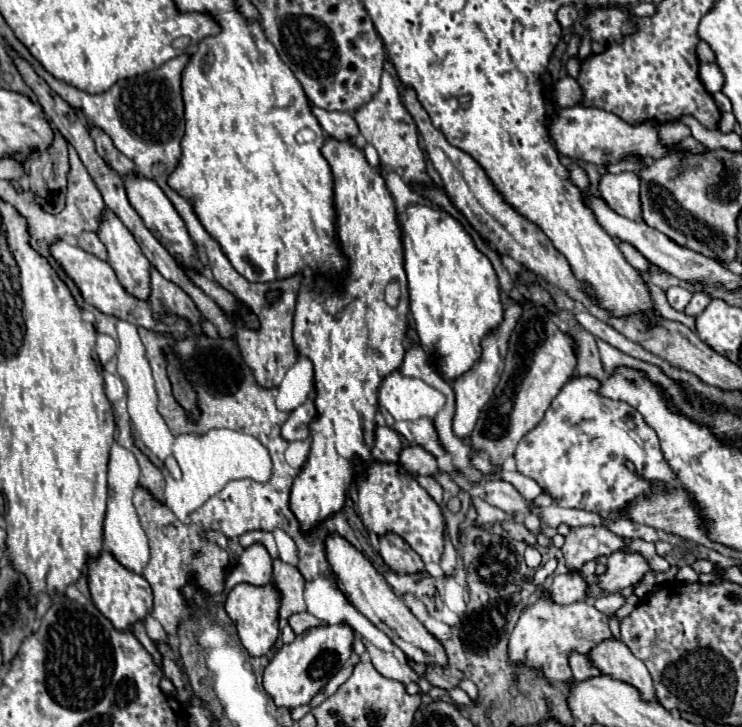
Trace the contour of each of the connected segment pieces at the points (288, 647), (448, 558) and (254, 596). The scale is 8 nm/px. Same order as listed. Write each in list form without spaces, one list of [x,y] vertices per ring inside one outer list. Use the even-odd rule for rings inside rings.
[[[344,622],[338,626],[318,626],[296,636],[296,642],[284,644],[264,670],[264,690],[272,696],[276,706],[296,708],[308,704],[328,680],[350,660],[352,656],[352,628]]]
[[[446,536],[446,548],[444,548],[444,558],[442,558],[442,562],[440,562],[442,574],[444,574],[444,576],[454,576],[454,574],[456,574],[456,562],[458,562],[458,558],[456,558],[456,550],[454,550],[454,546],[452,546],[450,538]]]
[[[238,584],[224,604],[228,616],[234,620],[238,638],[246,646],[250,656],[264,656],[274,646],[280,630],[278,630],[278,592],[274,590],[274,584],[268,586],[250,586],[250,584]]]

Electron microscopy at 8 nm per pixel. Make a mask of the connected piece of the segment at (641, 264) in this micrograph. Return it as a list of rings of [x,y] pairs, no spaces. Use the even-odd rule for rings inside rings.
[[[622,242],[622,244],[618,244],[620,246],[620,250],[624,252],[624,256],[626,256],[626,260],[638,270],[638,272],[642,272],[642,270],[648,270],[648,260],[644,260],[644,256],[634,248],[634,246],[630,246],[630,244],[626,244],[626,242]]]

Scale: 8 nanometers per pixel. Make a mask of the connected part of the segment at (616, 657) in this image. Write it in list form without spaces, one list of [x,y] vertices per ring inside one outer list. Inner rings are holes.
[[[614,638],[606,640],[606,642],[598,644],[596,648],[592,648],[588,658],[594,662],[594,666],[600,672],[612,676],[614,680],[634,686],[640,692],[642,700],[646,700],[646,702],[656,700],[648,668],[622,642],[614,640]]]

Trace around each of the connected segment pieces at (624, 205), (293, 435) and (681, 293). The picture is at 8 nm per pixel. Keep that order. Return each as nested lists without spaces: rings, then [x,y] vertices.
[[[634,172],[622,174],[602,174],[598,182],[600,198],[620,216],[630,220],[640,220],[640,180]]]
[[[312,394],[308,396],[308,400],[296,408],[290,418],[286,420],[286,424],[282,426],[282,438],[286,442],[294,442],[294,440],[306,440],[308,438],[308,424],[312,420]]]
[[[668,288],[666,290],[666,296],[668,296],[668,302],[670,302],[670,306],[674,308],[674,310],[678,310],[678,312],[682,312],[684,308],[686,308],[686,304],[690,302],[690,298],[692,298],[692,292],[688,292],[688,290],[684,290],[684,288]]]

